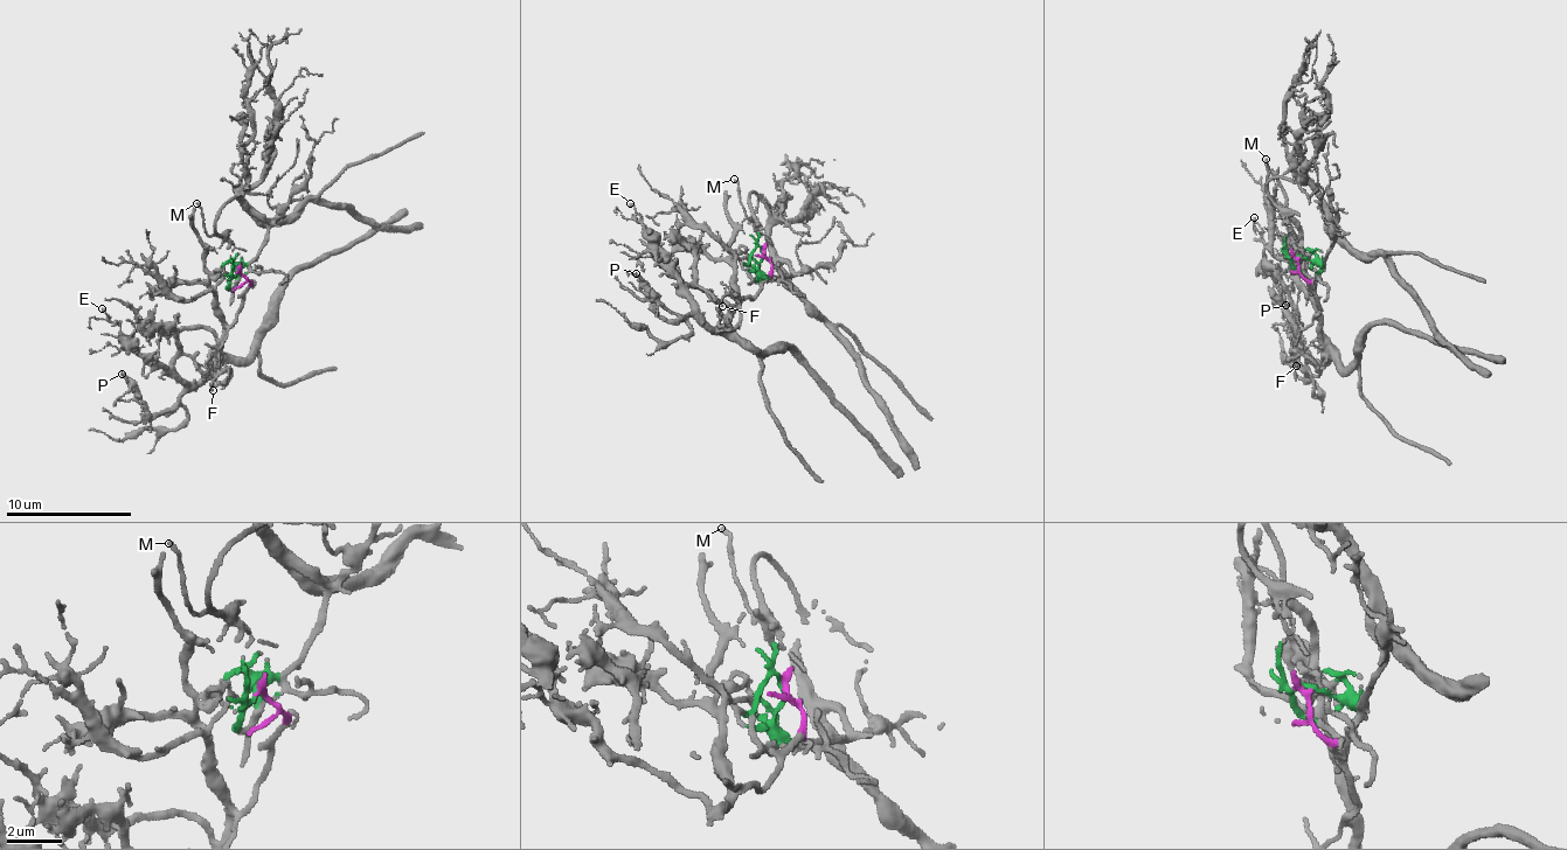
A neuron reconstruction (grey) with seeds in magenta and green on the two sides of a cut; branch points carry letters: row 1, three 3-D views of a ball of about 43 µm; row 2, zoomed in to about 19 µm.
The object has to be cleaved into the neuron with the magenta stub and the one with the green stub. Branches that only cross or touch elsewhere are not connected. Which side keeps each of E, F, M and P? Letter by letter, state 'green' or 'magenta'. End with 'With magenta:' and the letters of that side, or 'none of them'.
E: magenta
F: magenta
M: green
P: magenta
With magenta: E, F, P

